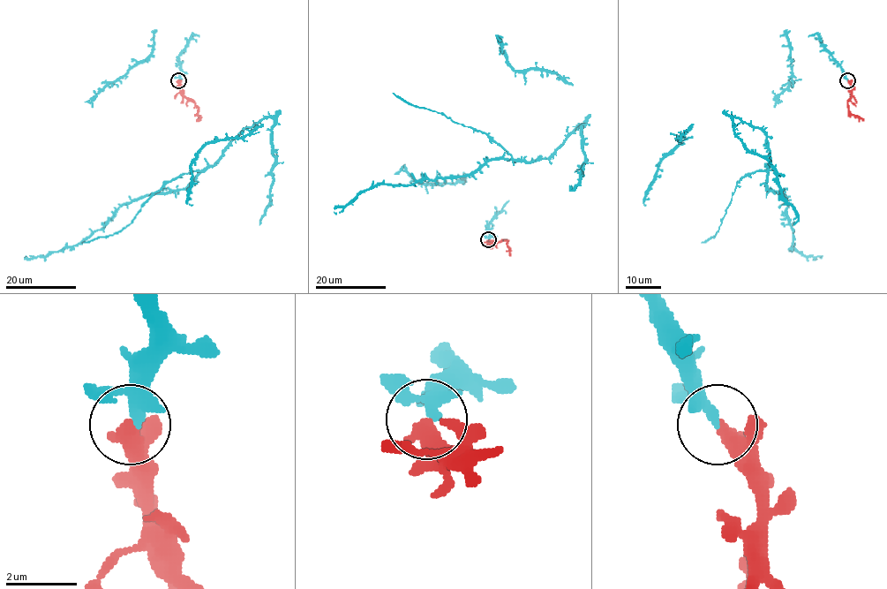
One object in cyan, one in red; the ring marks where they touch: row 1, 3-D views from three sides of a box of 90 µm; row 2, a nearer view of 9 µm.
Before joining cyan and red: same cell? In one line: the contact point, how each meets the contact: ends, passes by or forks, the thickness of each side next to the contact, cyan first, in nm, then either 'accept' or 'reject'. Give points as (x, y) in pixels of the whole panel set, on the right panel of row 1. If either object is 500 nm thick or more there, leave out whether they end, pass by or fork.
at (847, 80); cyan passes by; red ends there; 240 nm thick on the cyan side, 480 nm on the other; accept

